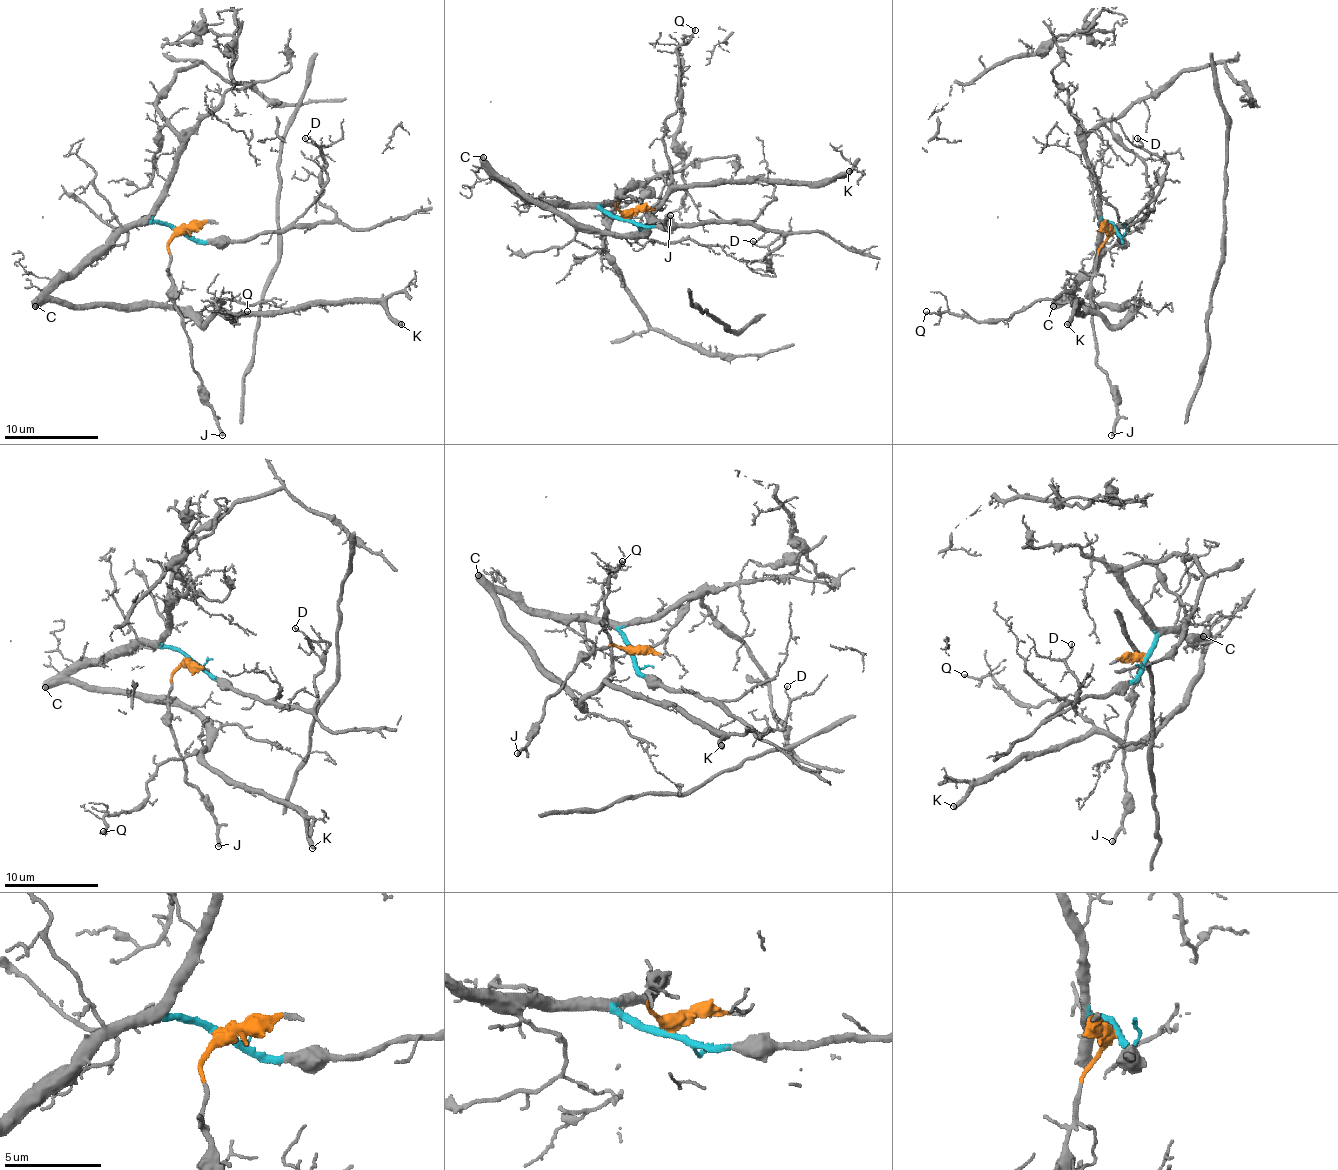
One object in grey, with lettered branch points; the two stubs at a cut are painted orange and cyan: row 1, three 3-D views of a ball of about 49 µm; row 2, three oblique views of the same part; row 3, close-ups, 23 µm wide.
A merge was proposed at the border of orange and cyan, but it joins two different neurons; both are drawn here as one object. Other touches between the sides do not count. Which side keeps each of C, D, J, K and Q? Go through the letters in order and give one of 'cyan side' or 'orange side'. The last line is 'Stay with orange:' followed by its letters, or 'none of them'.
C: cyan side
D: cyan side
J: orange side
K: cyan side
Q: cyan side
Stay with orange: J

